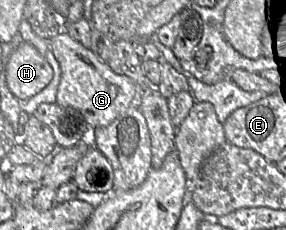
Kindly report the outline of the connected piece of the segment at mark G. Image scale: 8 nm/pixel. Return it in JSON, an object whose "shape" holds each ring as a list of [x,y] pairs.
{"shape":[[[60,32],[51,38],[49,46],[61,70],[56,104],[80,111],[93,129],[110,124],[138,101],[138,88],[132,79],[116,74],[107,62],[102,61],[90,48],[85,48],[66,32]]]}

